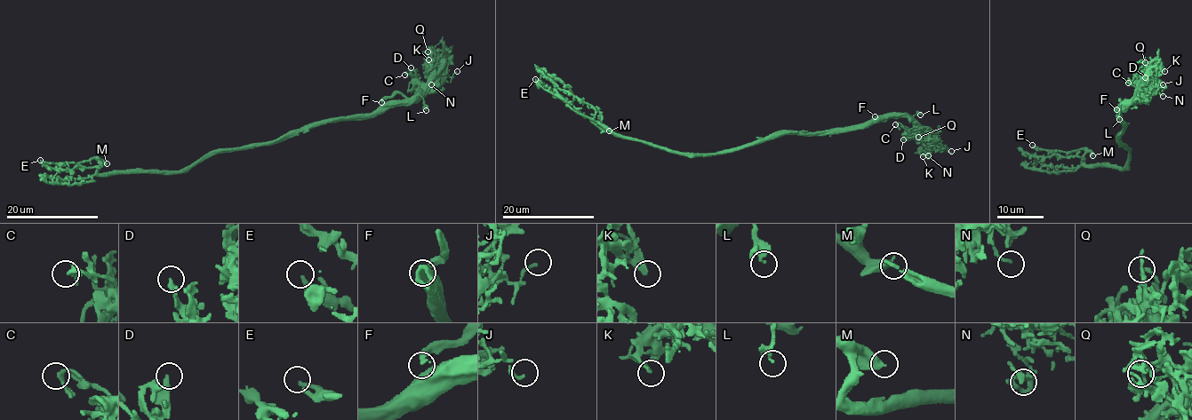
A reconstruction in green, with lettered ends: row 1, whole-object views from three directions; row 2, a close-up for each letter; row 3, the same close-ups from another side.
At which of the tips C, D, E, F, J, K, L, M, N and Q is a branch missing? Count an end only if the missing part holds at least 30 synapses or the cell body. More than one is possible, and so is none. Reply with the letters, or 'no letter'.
F

